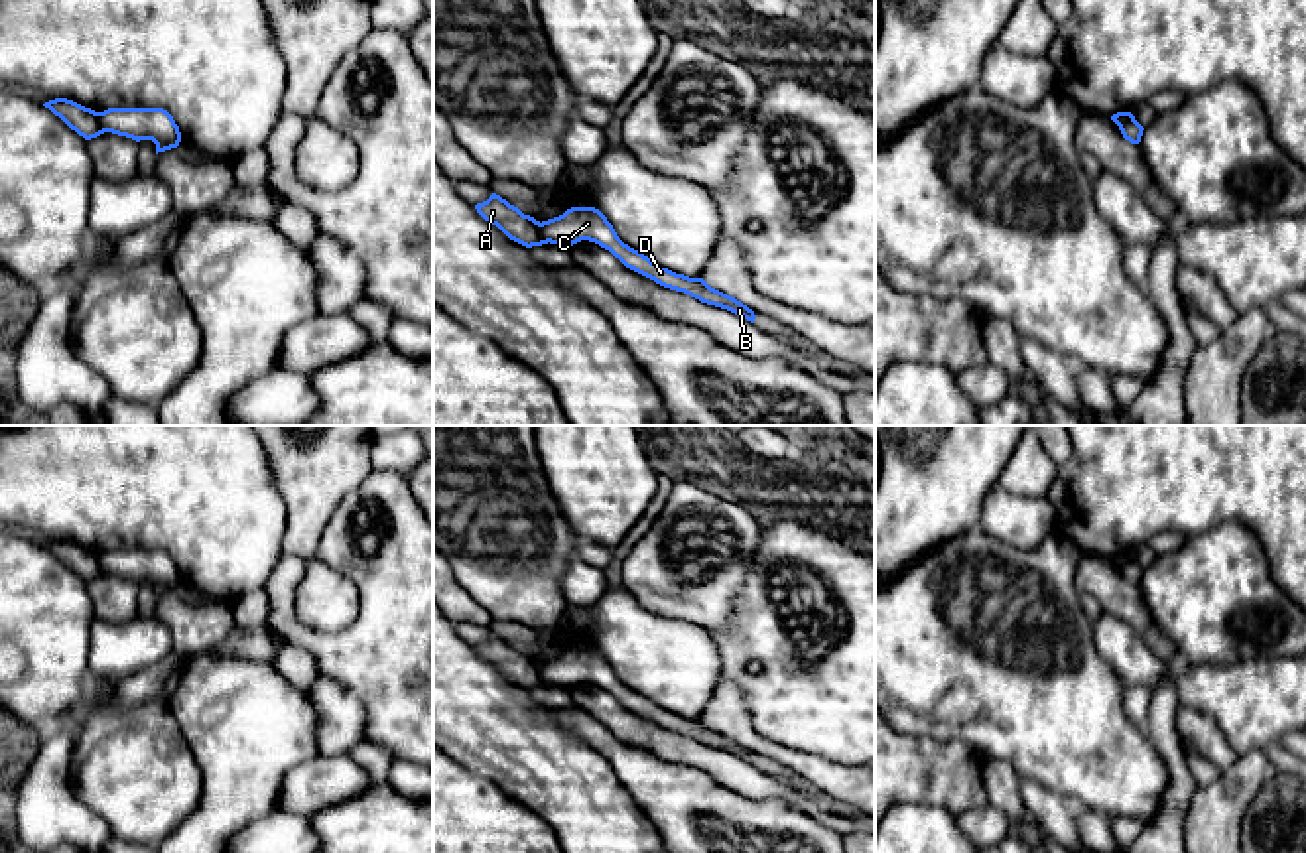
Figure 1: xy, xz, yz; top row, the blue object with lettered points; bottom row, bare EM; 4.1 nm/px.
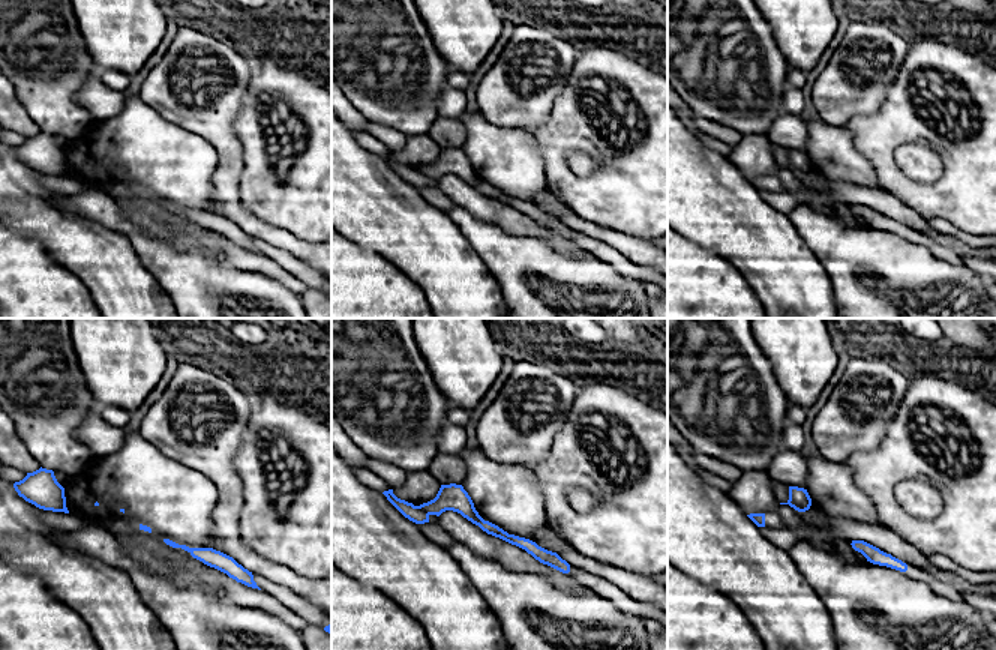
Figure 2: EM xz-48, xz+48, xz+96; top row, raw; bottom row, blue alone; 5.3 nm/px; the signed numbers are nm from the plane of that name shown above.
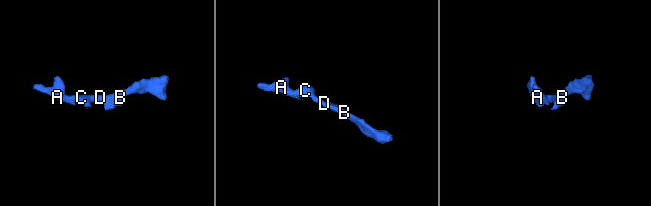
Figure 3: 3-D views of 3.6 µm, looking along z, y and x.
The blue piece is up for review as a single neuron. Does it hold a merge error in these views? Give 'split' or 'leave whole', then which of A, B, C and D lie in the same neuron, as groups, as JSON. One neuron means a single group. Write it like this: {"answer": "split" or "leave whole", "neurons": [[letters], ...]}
{"answer": "split", "neurons": [["A"], ["B", "C", "D"]]}

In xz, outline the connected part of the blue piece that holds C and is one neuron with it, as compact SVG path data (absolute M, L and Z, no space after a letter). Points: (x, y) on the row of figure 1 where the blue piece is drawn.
M571 207L563 215L540 223L542 236L550 244L573 246L581 240L589 240L609 250L626 268L654 280L656 284L684 292L701 303L727 309L751 323L756 315L752 309L737 301L735 297L711 288L703 278L689 278L658 266L642 252L624 244L607 217L595 207Z

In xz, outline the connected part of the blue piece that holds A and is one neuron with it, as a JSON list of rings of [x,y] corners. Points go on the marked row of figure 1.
[[[496,193],[477,203],[475,209],[485,221],[496,225],[510,240],[526,248],[548,244],[542,236],[540,221],[524,215]]]

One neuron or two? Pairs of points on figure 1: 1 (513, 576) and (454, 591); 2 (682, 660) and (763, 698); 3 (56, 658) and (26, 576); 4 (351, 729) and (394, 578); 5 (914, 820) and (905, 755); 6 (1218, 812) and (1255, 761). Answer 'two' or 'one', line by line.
1: two
2: two
3: one
4: two
5: two
6: one

